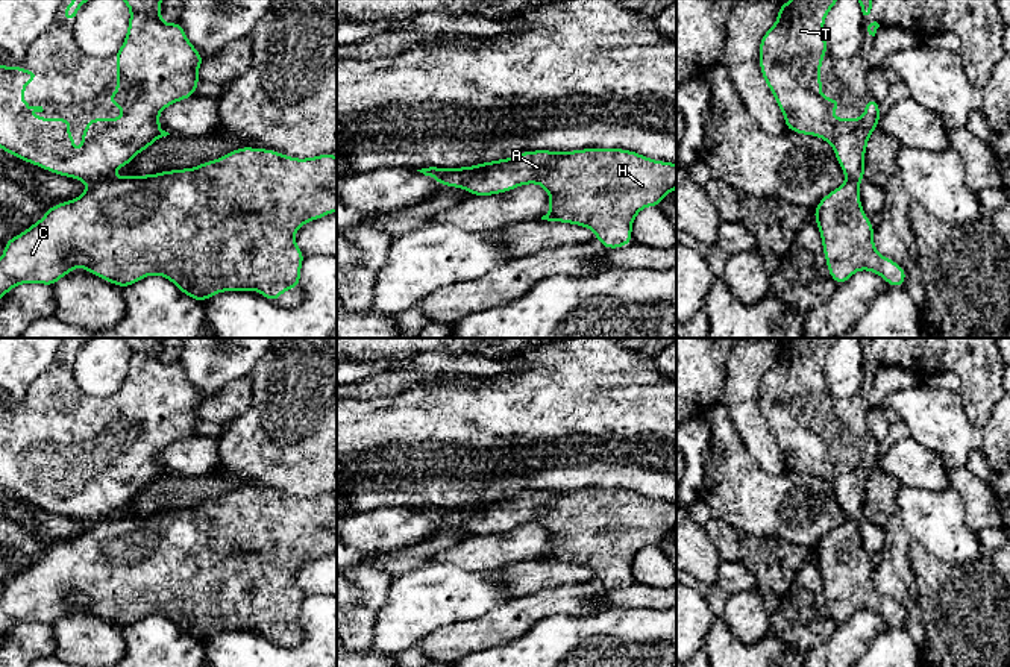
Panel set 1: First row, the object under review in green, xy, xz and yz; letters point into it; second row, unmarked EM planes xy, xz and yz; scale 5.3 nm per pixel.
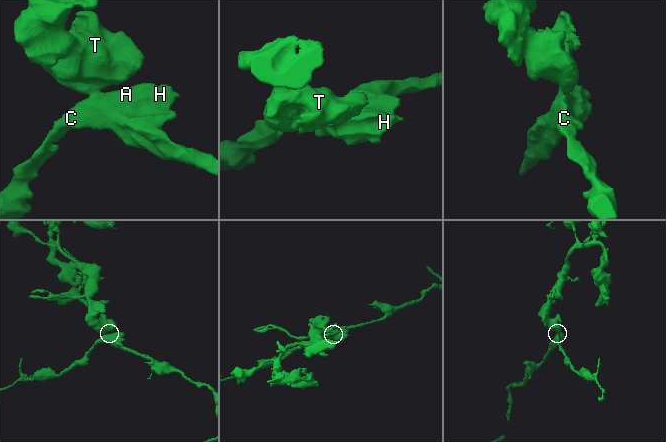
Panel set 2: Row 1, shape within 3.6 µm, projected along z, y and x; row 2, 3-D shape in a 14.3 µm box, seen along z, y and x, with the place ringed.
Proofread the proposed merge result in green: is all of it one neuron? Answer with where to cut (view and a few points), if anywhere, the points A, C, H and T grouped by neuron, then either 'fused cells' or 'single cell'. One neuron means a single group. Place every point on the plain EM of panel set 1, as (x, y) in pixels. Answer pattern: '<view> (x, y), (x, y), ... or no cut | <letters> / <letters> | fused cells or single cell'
xy (109, 516), (88, 525) | A C H / T | fused cells

